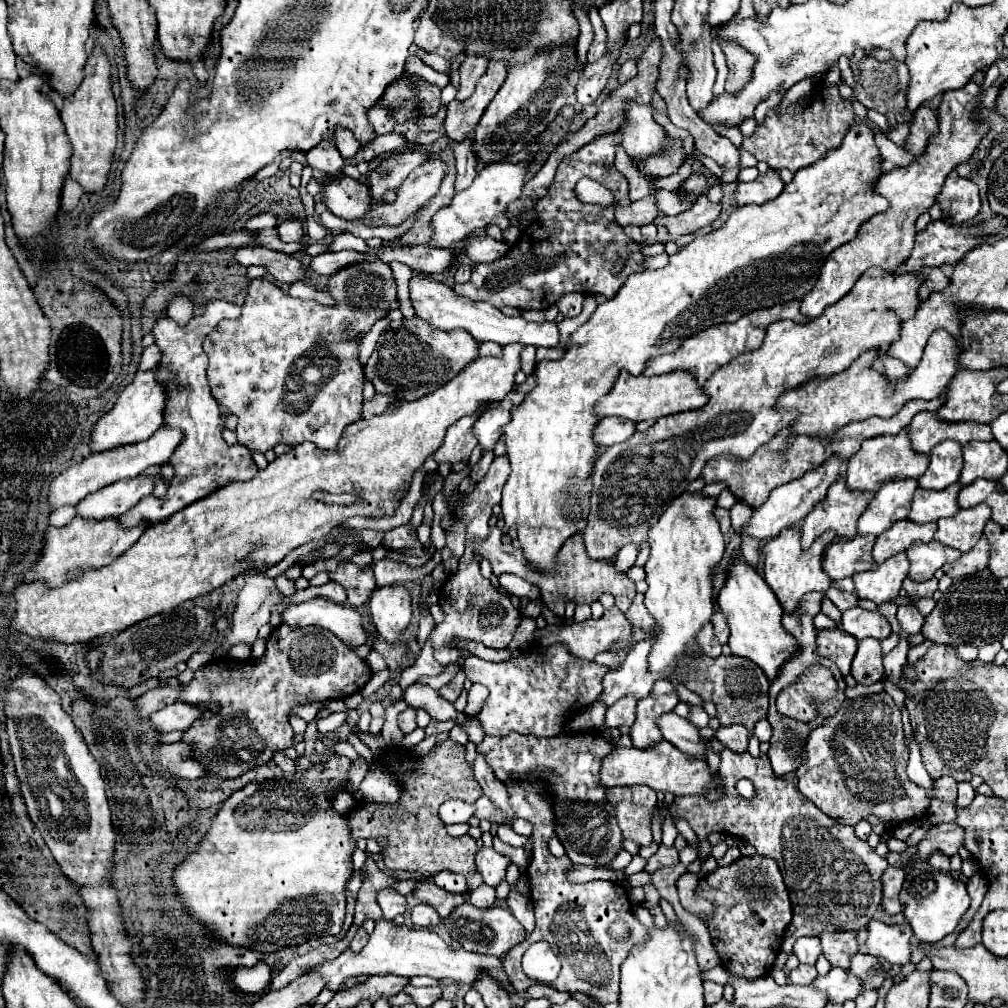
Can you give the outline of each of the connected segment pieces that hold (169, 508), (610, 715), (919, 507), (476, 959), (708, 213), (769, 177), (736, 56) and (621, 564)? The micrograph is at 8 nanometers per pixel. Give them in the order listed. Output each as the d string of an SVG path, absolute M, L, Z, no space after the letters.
M212 300L212 302L206 302L202 308L204 308L204 312L200 316L194 316L186 326L178 326L172 318L164 316L164 318L158 318L152 328L154 344L162 352L162 358L154 372L156 372L156 382L162 386L164 396L166 396L164 426L182 430L184 438L176 446L176 450L170 458L174 476L168 484L166 496L164 498L156 498L154 494L144 496L132 510L128 510L126 514L122 514L118 518L118 524L122 528L130 530L144 520L148 522L148 526L164 522L172 514L180 512L182 508L190 506L192 502L196 502L200 498L206 498L208 494L216 492L218 488L222 488L230 482L236 482L236 480L240 480L240 482L250 480L258 472L258 466L254 464L248 448L244 448L242 444L228 446L222 438L222 432L220 432L222 418L220 418L218 404L212 398L212 392L210 392L210 386L206 380L208 358L202 350L202 340L216 326L216 322L220 322L224 318L238 318L240 306L224 302L224 300Z
M622 698L616 702L616 706L608 708L606 712L606 726L608 728L620 728L620 726L632 726L636 716L636 702L632 698Z
M952 484L940 492L918 488L912 498L912 508L910 508L908 520L926 524L926 522L936 522L940 518L954 516L960 510L956 506L958 490L960 490L960 484Z
M384 918L376 922L376 928L368 940L368 944L360 950L346 950L334 960L326 960L318 966L310 966L304 974L306 976L320 976L326 980L326 988L332 992L338 992L346 980L358 978L358 976L384 976L384 974L396 974L396 976L432 976L436 980L454 980L458 984L472 984L480 970L490 972L498 982L506 982L506 990L512 992L508 986L508 978L502 970L502 964L496 964L496 958L488 958L482 954L466 952L464 948L450 948L436 932L430 932L428 928L408 928L408 926L396 926L394 922L386 922Z
M702 196L690 210L680 212L676 216L656 218L654 224L666 226L670 242L674 242L676 238L680 238L684 234L694 234L698 228L710 226L710 222L714 222L718 218L718 214L720 214L720 202L710 204L710 200L706 196Z
M770 170L768 174L760 174L754 182L738 182L738 188L734 192L734 204L744 206L744 204L764 204L768 200L774 200L780 196L784 188L784 182L780 176Z
M724 42L722 50L726 54L726 62L730 68L726 90L736 92L740 86L744 86L744 82L748 80L748 74L752 72L752 56L746 50L740 50L740 46L732 46L730 42Z
M626 544L616 556L616 564L614 564L616 570L618 572L628 572L636 562L636 554L638 554L638 546L636 544Z

